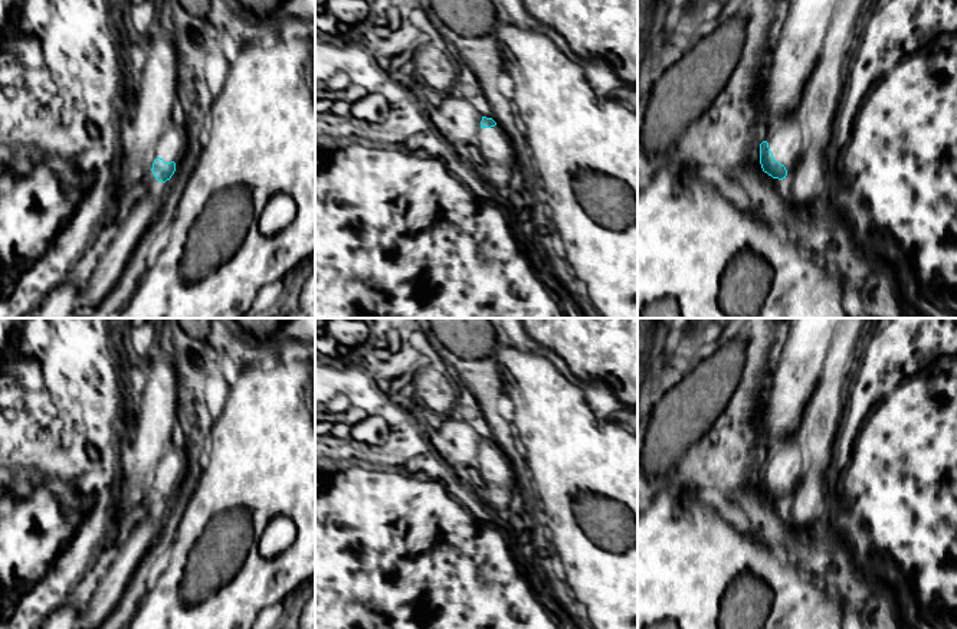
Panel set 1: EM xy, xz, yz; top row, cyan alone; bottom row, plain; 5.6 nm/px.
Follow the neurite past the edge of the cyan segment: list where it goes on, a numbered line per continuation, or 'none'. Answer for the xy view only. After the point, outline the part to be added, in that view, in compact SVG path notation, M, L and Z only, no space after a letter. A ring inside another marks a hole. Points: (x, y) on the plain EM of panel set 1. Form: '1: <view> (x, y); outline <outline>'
1: xy (171, 469); outline M174 448L161 459L157 466L157 479L165 485L181 484L189 465L189 456L184 449Z

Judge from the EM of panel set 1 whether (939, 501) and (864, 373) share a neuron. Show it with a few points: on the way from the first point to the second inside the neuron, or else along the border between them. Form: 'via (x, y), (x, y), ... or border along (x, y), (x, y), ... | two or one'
via (936, 469), (936, 445), (895, 405) | one

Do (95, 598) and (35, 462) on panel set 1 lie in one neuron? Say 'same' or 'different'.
different

